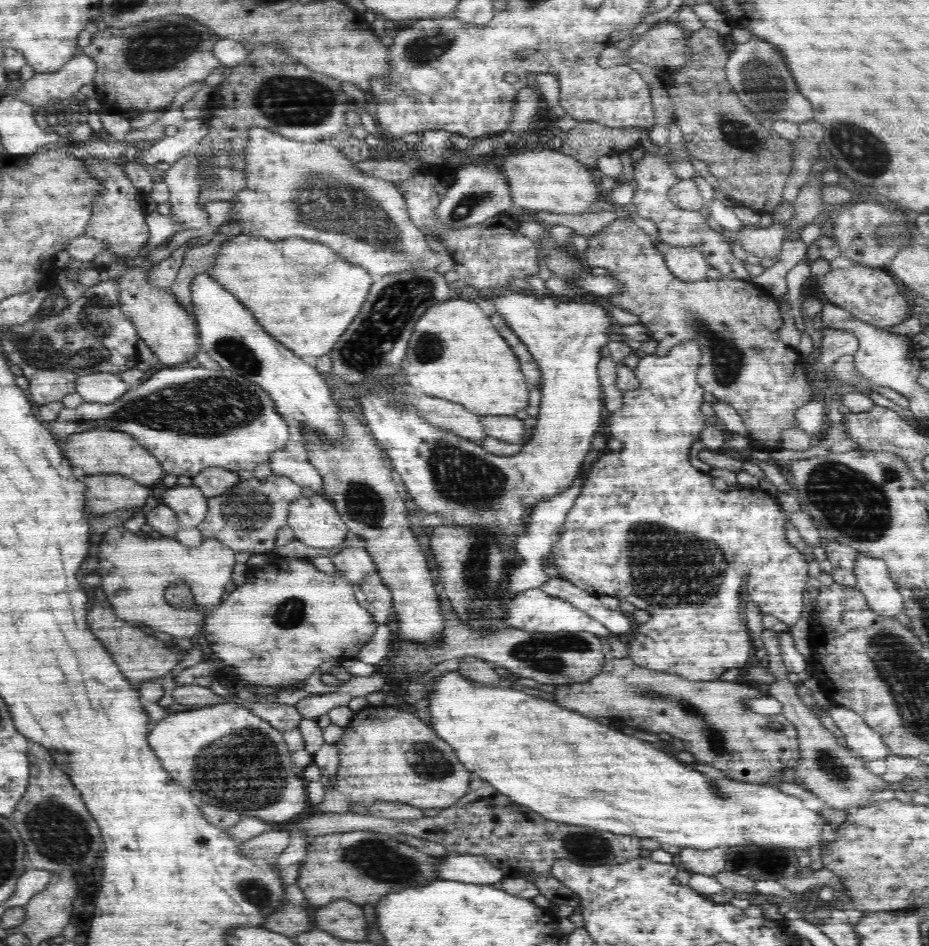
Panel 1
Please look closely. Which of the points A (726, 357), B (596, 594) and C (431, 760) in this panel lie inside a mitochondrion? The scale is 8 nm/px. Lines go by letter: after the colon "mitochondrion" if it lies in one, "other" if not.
A: mitochondrion
B: other
C: mitochondrion

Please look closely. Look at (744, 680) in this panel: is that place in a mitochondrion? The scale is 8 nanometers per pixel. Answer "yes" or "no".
no

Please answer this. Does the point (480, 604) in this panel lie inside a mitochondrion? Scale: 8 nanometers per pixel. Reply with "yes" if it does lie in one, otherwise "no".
yes

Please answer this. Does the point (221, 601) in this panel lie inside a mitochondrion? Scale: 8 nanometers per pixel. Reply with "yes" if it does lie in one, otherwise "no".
no

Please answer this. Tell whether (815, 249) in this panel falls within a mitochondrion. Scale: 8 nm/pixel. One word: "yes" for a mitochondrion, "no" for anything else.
no

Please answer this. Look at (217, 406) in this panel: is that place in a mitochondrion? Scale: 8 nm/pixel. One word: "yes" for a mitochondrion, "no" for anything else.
yes

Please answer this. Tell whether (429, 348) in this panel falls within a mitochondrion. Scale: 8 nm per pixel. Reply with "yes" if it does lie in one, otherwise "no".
yes

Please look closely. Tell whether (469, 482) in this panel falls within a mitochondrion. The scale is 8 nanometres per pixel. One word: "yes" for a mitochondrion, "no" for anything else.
yes

